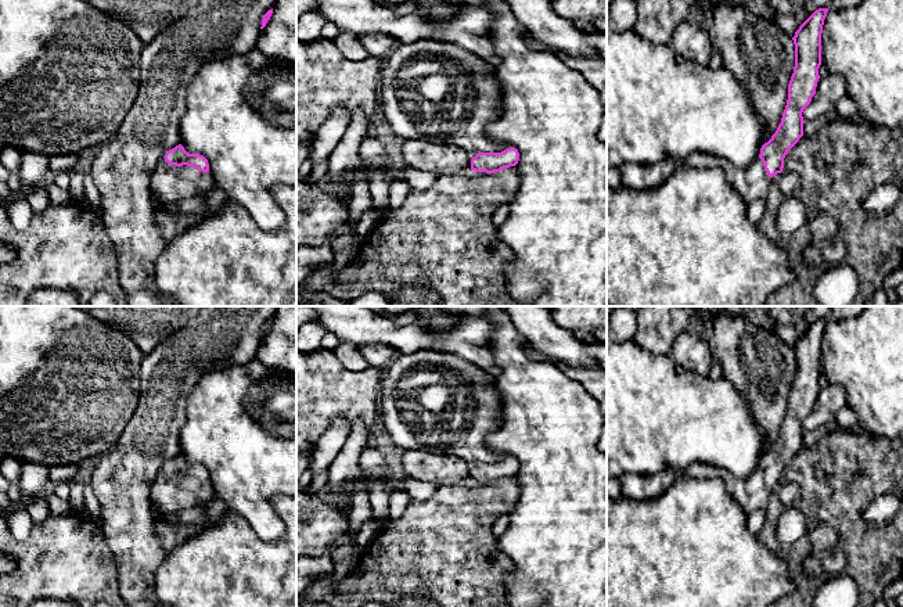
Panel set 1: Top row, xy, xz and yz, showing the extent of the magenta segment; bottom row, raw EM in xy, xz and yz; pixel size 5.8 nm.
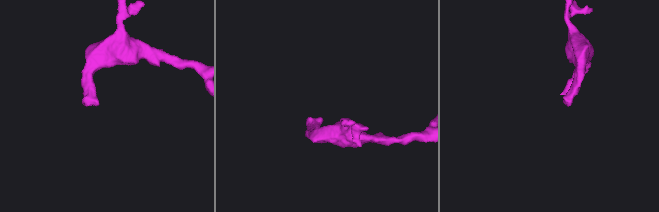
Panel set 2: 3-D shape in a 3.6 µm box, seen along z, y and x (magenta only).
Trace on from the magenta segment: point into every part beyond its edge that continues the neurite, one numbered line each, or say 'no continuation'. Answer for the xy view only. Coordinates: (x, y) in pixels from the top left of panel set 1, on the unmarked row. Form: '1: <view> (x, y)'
1: xy (169, 494)

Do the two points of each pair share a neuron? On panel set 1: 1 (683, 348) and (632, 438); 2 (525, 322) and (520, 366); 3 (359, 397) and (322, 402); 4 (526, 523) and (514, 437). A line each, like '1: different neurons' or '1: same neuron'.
1: different neurons
2: different neurons
3: same neuron
4: same neuron

